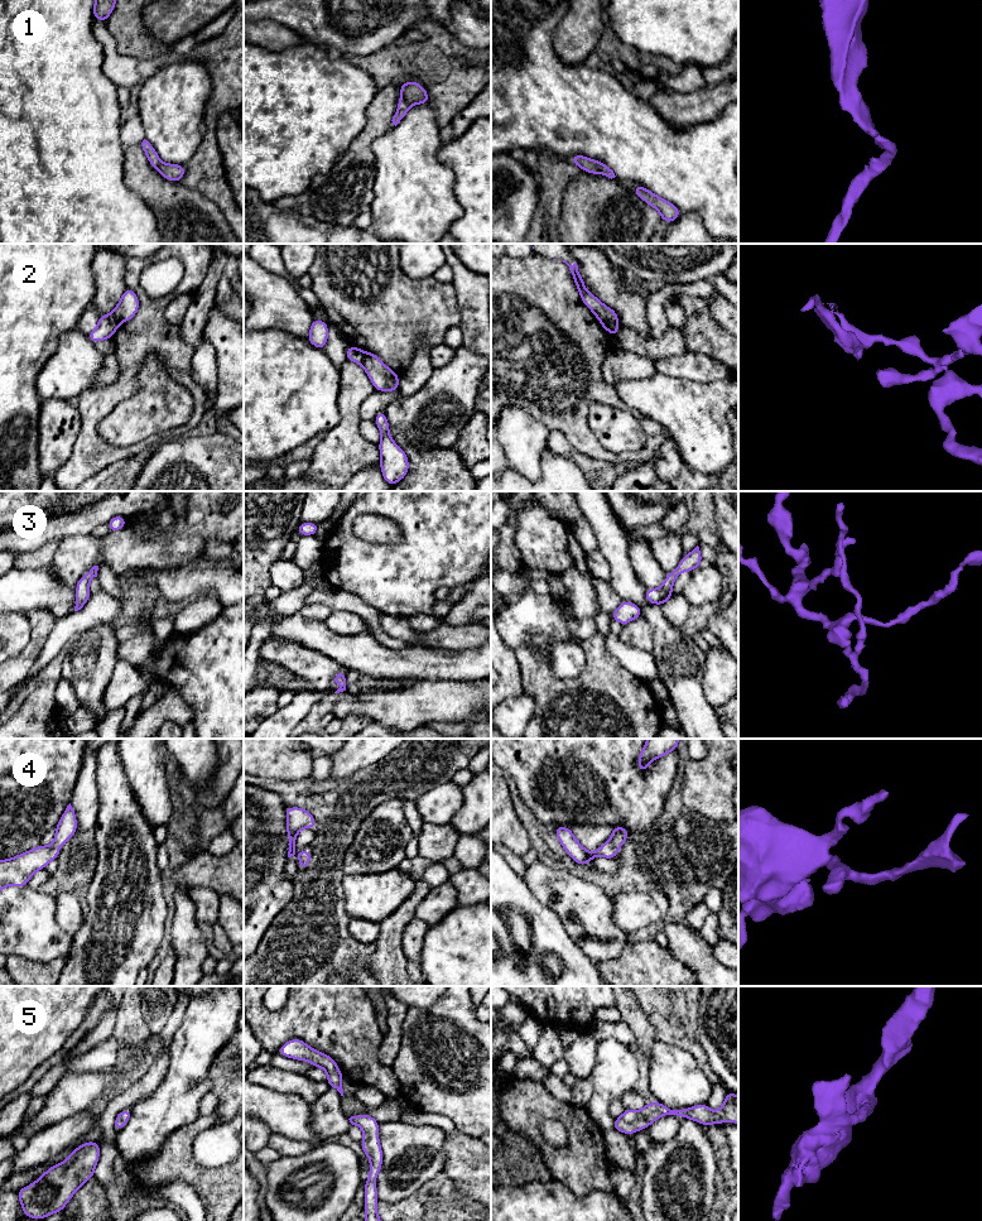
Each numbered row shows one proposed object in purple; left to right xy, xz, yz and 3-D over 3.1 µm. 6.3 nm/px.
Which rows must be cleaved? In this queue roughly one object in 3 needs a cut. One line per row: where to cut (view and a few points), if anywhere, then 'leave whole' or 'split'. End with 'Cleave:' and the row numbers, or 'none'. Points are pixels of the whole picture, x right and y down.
1: cut none; leave whole
2: cut yz (600, 320), (617, 325); split
3: cut none; leave whole
4: cut none; leave whole
5: cut none; leave whole
Cleave: 2

